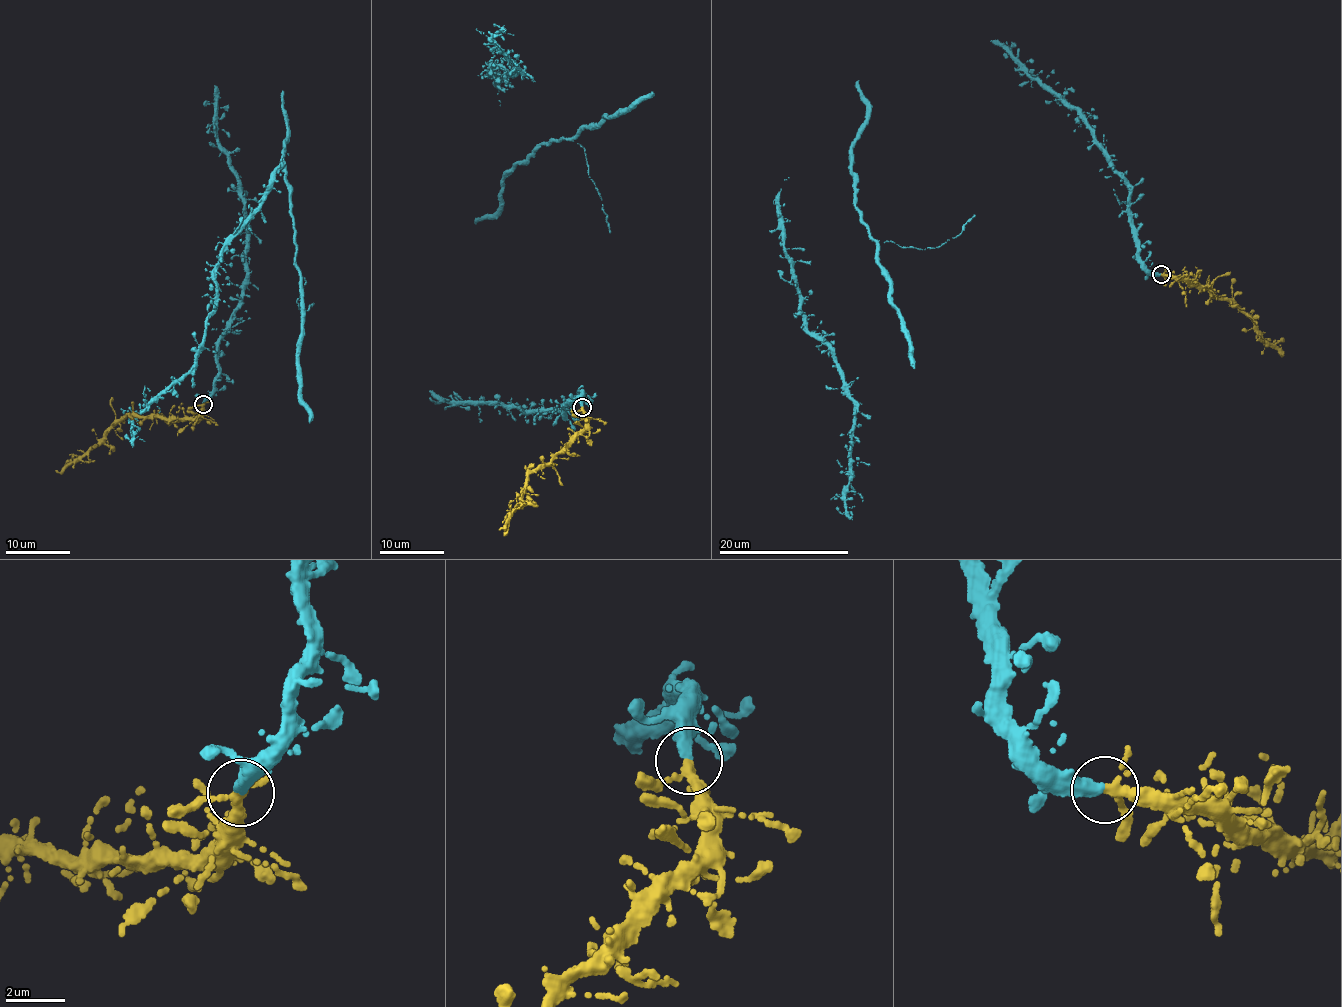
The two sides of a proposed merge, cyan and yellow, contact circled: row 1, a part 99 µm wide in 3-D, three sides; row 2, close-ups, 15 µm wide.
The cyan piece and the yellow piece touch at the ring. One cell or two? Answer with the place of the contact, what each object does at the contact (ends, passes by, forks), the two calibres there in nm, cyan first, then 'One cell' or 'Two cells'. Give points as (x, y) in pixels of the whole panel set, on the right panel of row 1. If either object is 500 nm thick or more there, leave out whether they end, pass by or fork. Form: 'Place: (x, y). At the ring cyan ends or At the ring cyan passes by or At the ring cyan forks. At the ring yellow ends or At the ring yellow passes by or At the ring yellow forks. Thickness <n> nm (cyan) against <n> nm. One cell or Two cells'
Place: (1161, 274). At the ring cyan ends. At the ring yellow forks. Thickness 420 nm (cyan) against 220 nm. One cell

